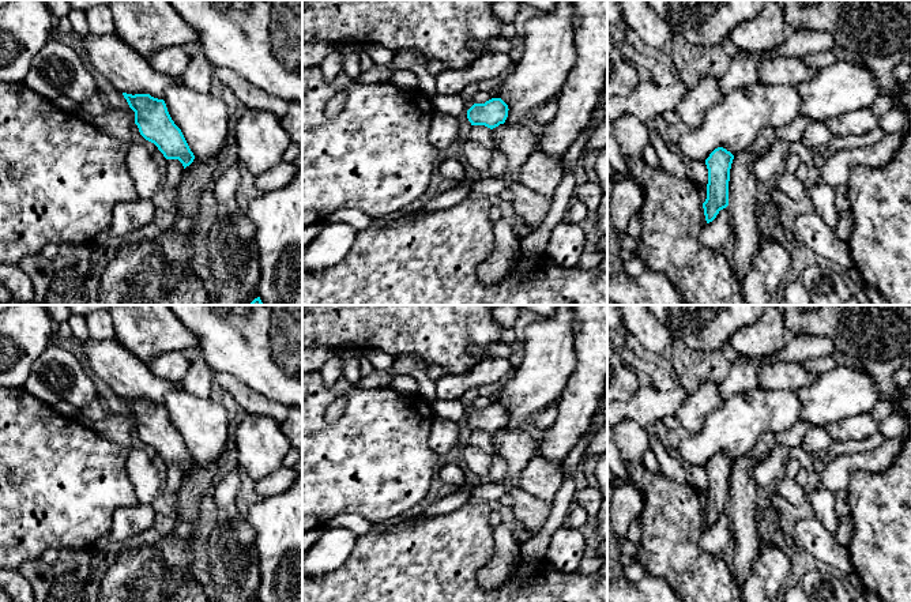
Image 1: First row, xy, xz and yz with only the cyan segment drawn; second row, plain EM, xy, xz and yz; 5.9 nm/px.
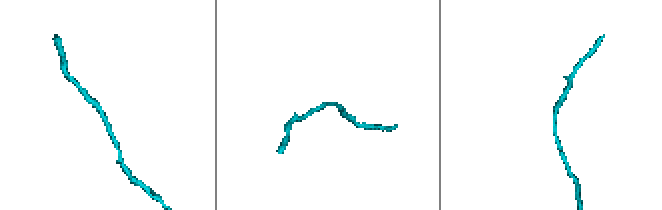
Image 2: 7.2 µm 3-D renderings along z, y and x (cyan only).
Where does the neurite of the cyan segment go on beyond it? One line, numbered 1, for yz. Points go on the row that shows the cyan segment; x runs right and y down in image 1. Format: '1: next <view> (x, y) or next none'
1: next none

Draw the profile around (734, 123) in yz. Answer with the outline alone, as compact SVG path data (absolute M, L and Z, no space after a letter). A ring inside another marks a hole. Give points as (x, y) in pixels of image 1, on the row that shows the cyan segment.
M836 61L817 72L809 82L798 84L764 84L757 80L724 95L707 112L703 125L681 135L673 147L688 162L705 161L718 147L735 157L754 143L763 128L778 129L799 116L825 123L832 117L870 108L880 93L873 71L861 61Z

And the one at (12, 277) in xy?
M18 264L0 266L0 283L11 293L12 300L22 304L31 302L33 282Z

